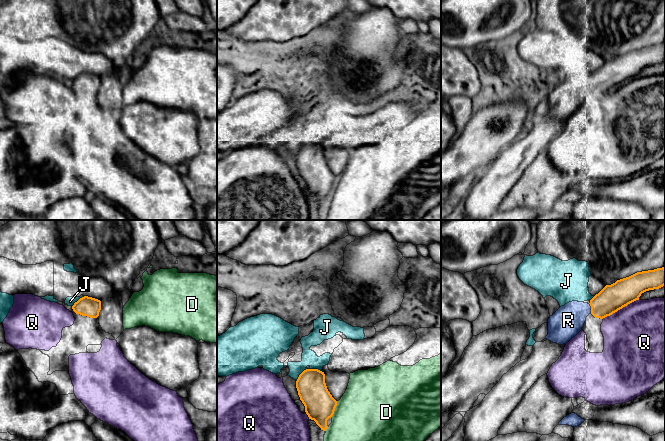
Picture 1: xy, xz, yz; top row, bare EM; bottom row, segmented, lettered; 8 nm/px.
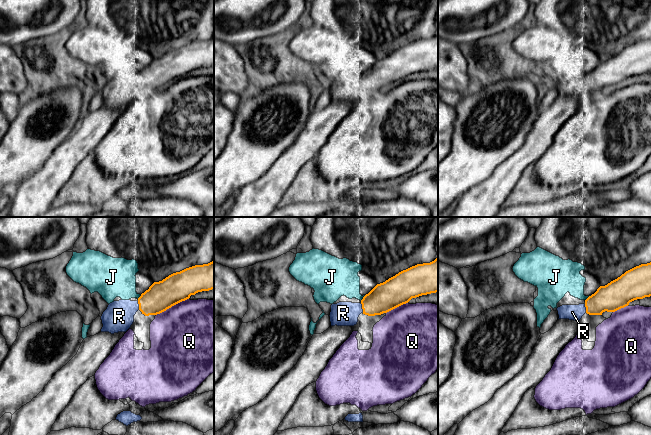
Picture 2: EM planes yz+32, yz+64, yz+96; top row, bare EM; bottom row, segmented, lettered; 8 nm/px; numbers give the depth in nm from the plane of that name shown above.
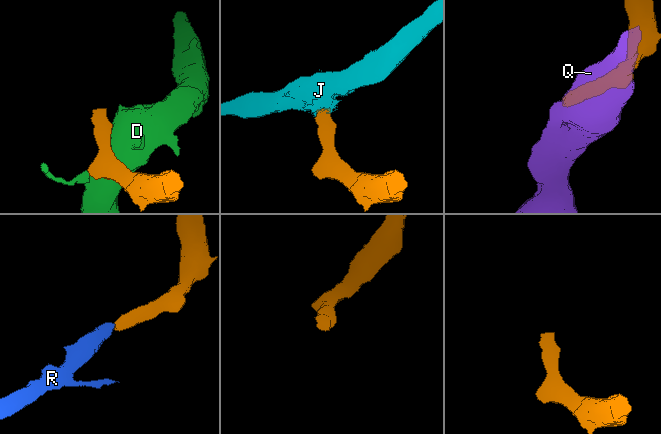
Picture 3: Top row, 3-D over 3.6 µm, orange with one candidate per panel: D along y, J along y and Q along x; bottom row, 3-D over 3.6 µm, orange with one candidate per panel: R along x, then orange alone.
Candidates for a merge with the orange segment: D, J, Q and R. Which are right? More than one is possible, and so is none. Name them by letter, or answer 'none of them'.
R

